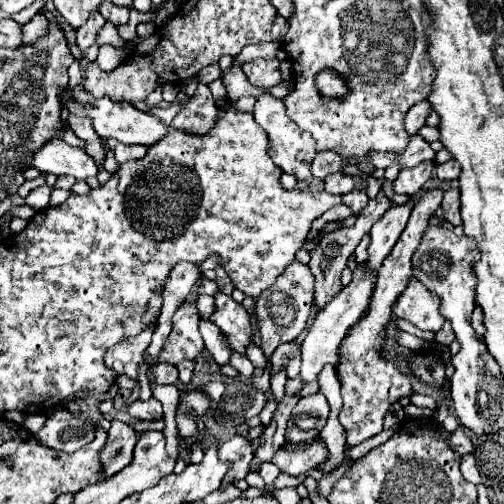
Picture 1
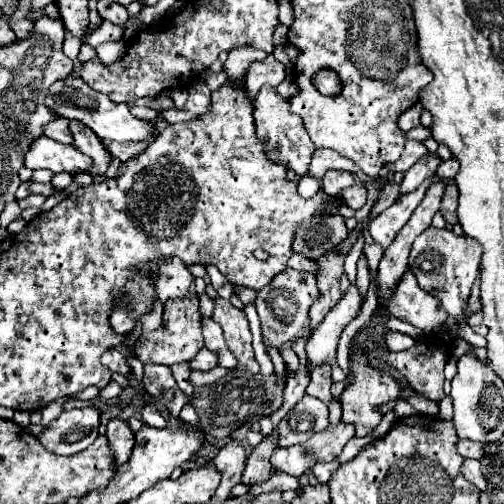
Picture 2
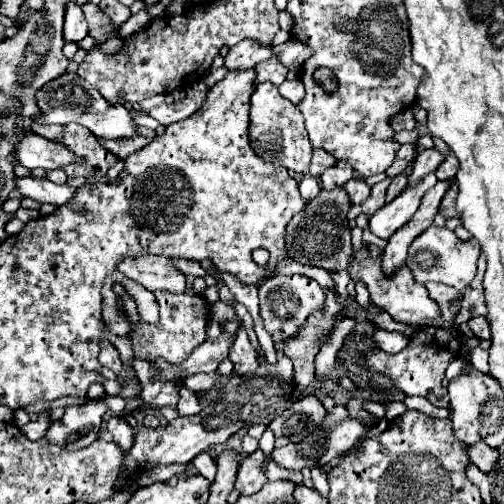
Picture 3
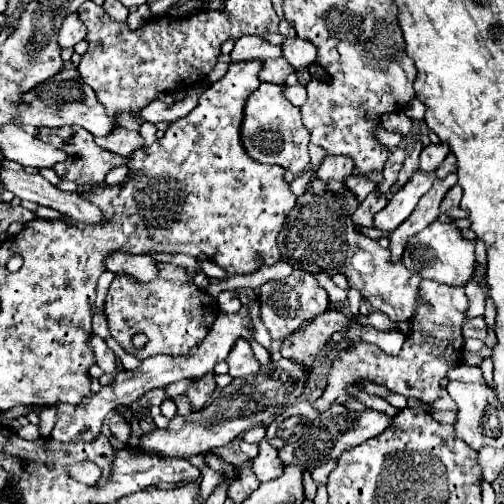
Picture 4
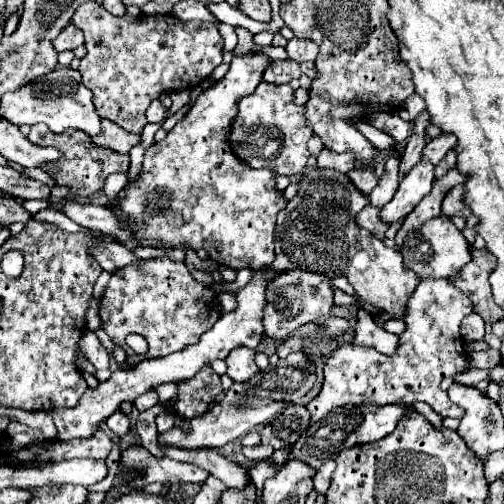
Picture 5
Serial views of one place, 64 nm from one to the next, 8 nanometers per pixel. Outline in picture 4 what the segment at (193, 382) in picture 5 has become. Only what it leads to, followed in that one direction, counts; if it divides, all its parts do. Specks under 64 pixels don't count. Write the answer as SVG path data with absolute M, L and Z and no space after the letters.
M209 372L194 382L185 392L185 395L190 399L192 408L194 408L194 410L200 410L200 408L204 408L204 406L208 404L215 388L215 373Z

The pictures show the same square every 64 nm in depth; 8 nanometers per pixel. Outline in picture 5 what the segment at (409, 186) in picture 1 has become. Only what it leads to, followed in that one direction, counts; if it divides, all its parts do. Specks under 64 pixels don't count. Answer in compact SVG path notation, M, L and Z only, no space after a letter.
M440 134L438 138L434 138L434 140L430 140L426 144L426 148L422 152L422 160L438 164L446 156L446 152L454 148L454 144L456 144L456 136L444 136L444 134Z

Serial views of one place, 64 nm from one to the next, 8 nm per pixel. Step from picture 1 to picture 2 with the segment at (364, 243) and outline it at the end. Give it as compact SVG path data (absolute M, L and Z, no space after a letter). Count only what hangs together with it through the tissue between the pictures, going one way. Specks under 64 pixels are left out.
M362 253L357 262L356 285L360 290L360 294L365 298L370 285L370 270L364 253Z

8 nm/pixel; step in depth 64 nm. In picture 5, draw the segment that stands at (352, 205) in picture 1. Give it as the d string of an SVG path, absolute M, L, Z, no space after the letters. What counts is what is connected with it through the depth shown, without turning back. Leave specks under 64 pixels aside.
M354 168L352 172L348 172L348 178L364 196L368 196L378 184L378 178L374 176L374 168Z

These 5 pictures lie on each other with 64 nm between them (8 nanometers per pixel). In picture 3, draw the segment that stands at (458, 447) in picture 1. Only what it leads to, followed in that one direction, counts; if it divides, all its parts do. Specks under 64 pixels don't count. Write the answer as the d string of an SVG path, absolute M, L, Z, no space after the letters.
M486 444L466 446L466 452L468 452L472 464L476 464L482 472L488 472L488 470L494 466L494 462L498 460L498 452L492 450L492 448L486 446Z

